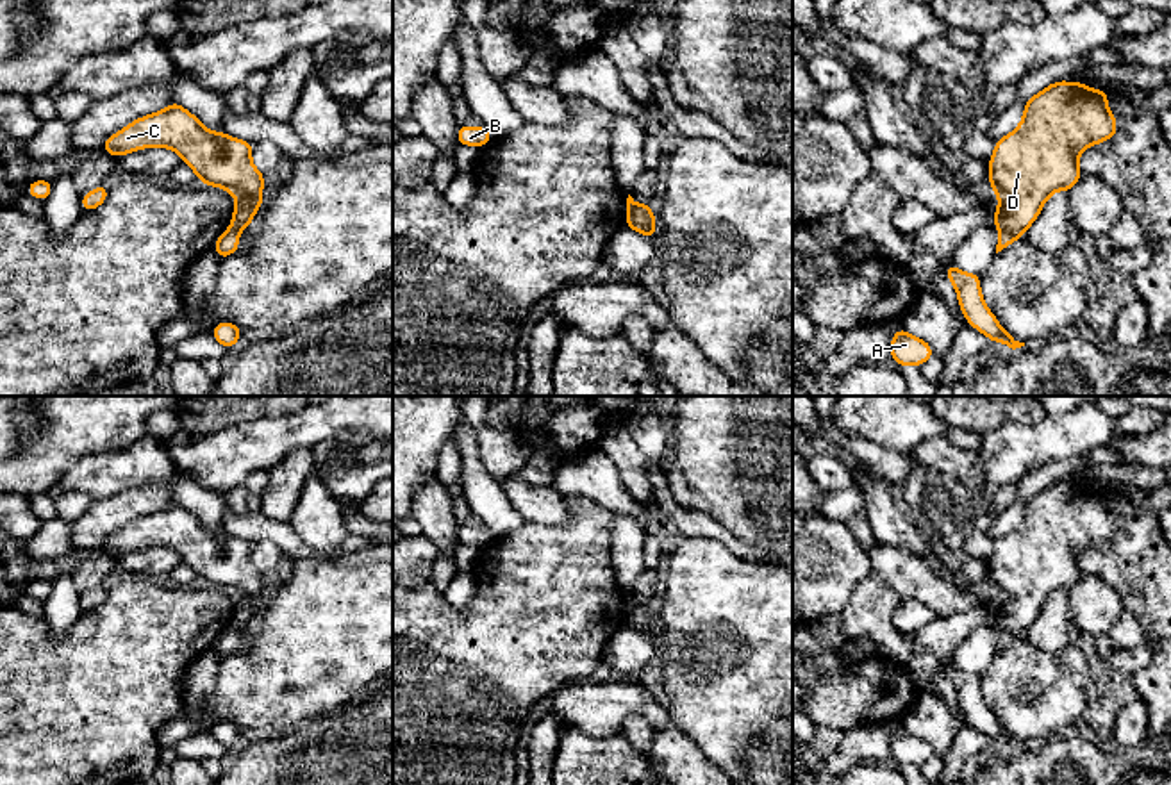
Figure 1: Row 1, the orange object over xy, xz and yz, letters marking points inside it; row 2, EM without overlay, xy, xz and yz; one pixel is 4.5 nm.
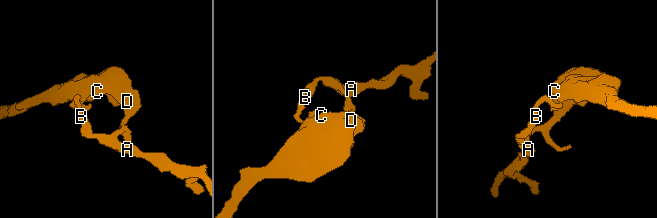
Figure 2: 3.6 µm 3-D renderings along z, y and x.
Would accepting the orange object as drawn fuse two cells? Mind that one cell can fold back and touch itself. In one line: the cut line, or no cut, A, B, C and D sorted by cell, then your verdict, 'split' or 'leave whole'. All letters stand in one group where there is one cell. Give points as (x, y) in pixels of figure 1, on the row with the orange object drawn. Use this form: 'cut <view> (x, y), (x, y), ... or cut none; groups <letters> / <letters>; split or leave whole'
cut yz (1000, 227), (1018, 236); groups A B / C D; split

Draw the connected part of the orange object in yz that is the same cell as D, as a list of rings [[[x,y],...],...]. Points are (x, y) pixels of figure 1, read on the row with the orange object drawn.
[[[1057,80],[1026,100],[1021,123],[994,143],[989,159],[991,191],[1000,200],[992,216],[998,228],[1023,237],[1055,191],[1069,191],[1076,186],[1084,175],[1078,166],[1080,153],[1112,139],[1117,132],[1117,121],[1107,107],[1109,96],[1107,91],[1087,87],[1078,80]]]

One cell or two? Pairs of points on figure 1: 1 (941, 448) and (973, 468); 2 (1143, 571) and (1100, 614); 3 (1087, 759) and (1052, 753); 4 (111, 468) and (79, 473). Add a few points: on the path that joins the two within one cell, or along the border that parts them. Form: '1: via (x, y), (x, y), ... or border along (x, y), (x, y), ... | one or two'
1: via (948, 455), (966, 466) | one
2: border along (1084, 573), (1105, 580), (1125, 609) | two
3: via (1079, 759), (1068, 750), (1061, 753) | one
4: via (104, 470), (86, 473) | one

